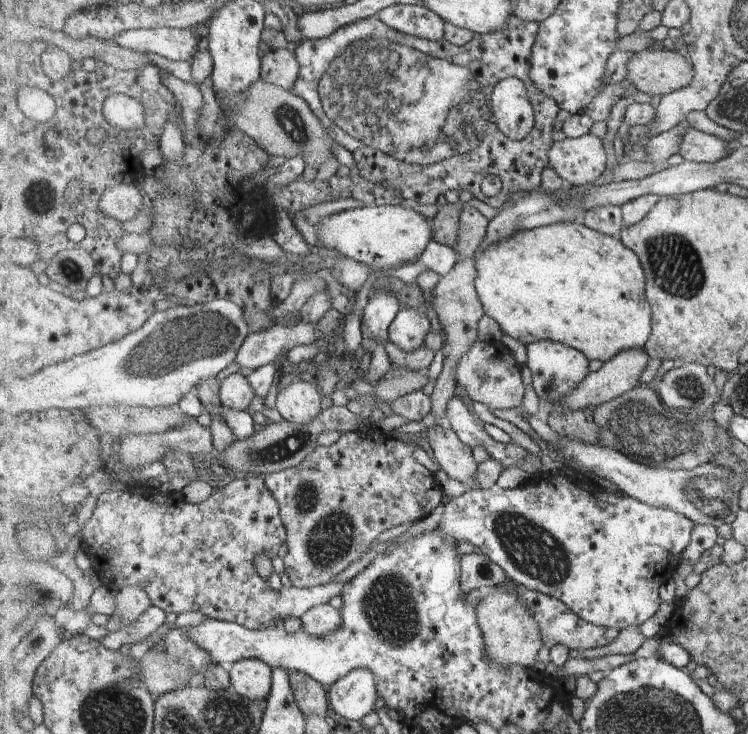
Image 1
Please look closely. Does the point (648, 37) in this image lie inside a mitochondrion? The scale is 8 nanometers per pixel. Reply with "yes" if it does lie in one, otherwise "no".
no

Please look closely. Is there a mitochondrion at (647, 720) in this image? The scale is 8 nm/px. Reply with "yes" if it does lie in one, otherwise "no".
yes

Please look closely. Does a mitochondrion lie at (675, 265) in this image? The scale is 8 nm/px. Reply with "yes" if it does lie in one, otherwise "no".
yes

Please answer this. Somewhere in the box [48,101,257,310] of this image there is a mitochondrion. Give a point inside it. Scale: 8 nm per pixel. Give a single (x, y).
(72, 271)

